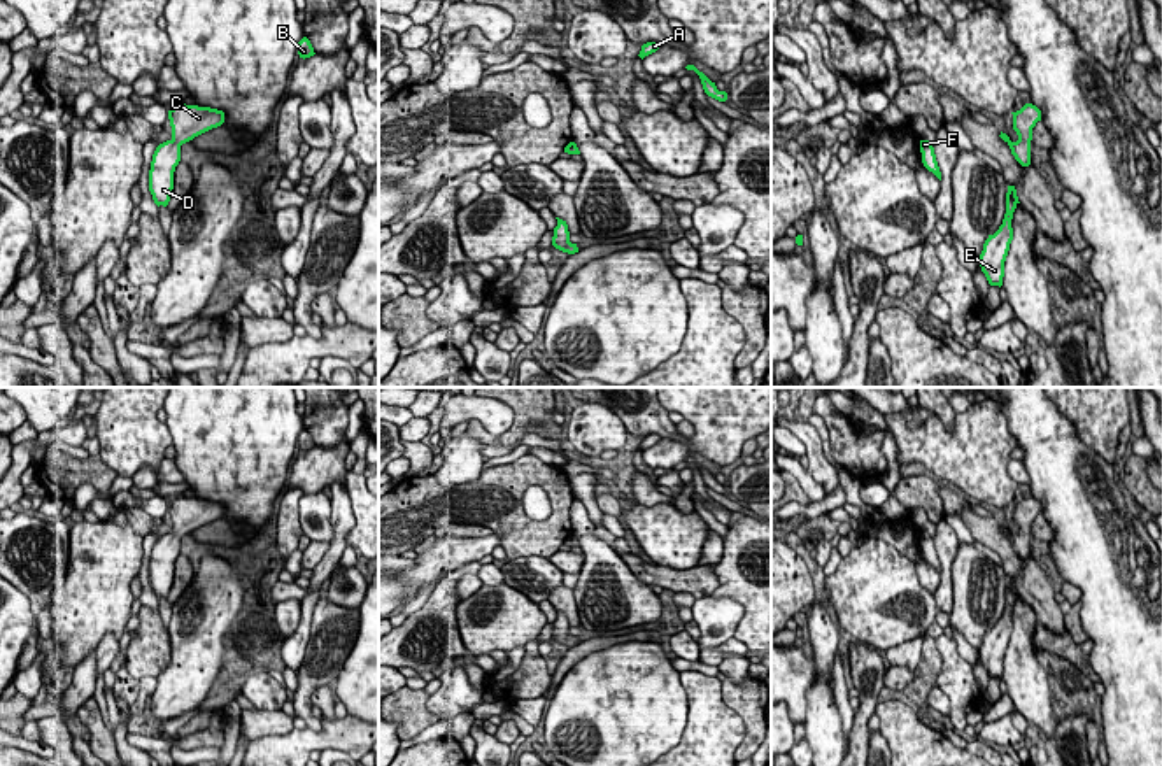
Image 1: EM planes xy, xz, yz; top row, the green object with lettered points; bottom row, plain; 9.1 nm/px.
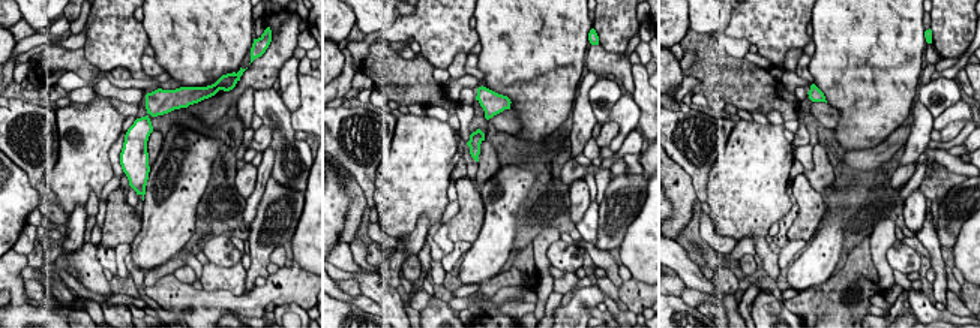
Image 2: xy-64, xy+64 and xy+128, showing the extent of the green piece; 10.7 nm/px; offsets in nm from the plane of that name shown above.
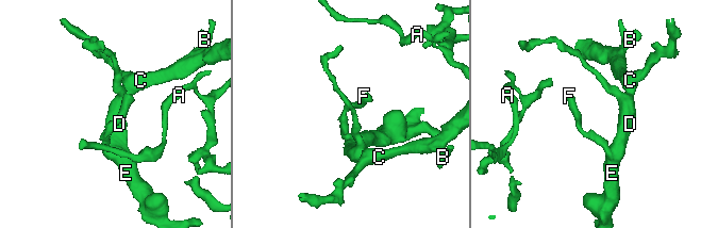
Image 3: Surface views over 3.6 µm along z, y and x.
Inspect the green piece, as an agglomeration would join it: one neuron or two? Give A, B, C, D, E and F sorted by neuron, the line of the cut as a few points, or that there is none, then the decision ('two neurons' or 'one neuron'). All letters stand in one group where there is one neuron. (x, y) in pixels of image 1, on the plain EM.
A B C D E F | no cut | one neuron

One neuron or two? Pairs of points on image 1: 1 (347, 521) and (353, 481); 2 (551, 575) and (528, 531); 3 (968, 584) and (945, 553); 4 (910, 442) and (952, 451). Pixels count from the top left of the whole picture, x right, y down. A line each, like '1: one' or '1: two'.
1: two
2: two
3: two
4: one

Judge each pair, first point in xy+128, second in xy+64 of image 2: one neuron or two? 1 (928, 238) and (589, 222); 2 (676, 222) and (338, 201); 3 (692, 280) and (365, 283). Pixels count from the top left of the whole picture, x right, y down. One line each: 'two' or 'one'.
1: one
2: two
3: one

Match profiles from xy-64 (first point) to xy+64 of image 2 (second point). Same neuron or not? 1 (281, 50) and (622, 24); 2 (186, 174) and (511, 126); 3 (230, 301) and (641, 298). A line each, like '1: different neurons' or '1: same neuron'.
1: different neurons
2: different neurons
3: same neuron

